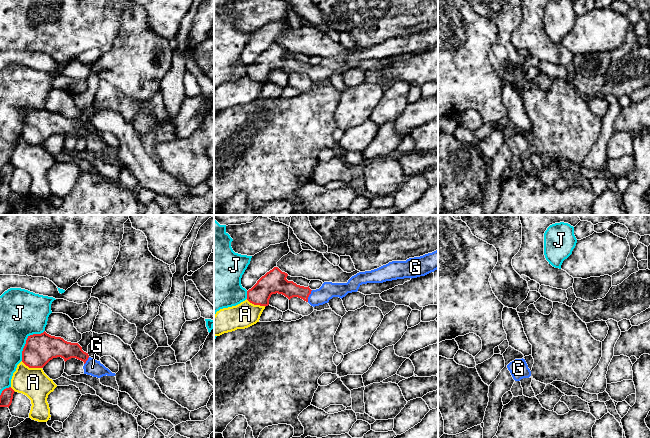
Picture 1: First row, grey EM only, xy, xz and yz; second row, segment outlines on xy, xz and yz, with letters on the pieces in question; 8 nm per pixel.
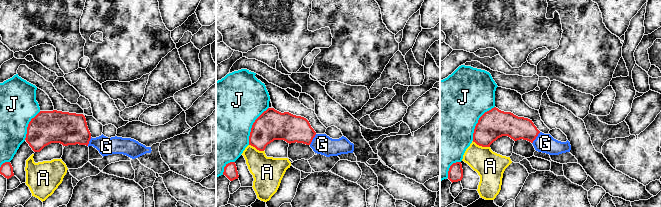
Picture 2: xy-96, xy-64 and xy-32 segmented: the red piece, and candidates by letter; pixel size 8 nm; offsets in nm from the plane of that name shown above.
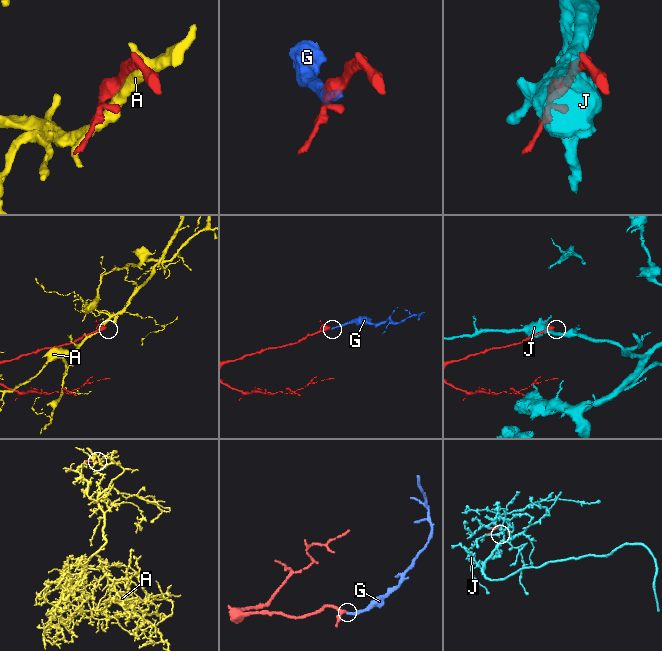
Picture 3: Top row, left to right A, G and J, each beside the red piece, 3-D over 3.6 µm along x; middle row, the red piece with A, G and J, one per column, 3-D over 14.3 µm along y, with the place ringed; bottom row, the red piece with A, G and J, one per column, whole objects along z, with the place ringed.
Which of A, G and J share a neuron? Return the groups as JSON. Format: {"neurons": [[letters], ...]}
{"neurons": [["A"], ["G"], ["J"]]}

